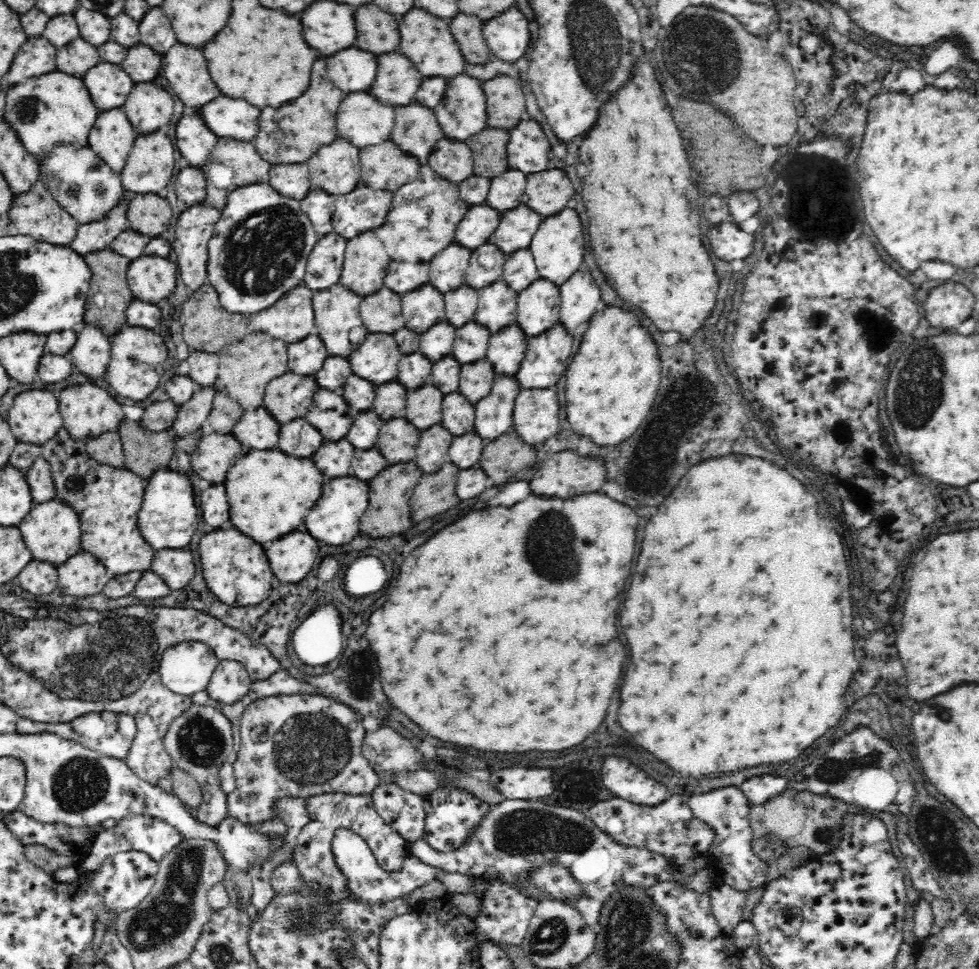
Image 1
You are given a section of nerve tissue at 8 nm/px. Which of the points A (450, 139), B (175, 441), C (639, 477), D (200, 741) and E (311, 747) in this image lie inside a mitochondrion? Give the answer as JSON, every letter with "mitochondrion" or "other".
{"A":"other","B":"other","C":"mitochondrion","D":"mitochondrion","E":"mitochondrion"}

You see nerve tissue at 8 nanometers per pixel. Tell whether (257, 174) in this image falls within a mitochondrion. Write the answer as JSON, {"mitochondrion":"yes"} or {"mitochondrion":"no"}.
{"mitochondrion":"no"}

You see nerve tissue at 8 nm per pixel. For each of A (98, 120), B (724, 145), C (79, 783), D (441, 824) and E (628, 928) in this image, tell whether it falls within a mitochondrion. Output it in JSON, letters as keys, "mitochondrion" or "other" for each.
{"A":"other","B":"other","C":"mitochondrion","D":"other","E":"mitochondrion"}

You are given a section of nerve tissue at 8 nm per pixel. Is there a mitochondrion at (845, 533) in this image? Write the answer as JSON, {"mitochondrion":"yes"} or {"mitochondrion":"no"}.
{"mitochondrion":"no"}

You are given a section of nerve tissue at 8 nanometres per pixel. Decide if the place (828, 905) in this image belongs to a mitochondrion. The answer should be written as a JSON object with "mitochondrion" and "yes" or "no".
{"mitochondrion":"no"}

